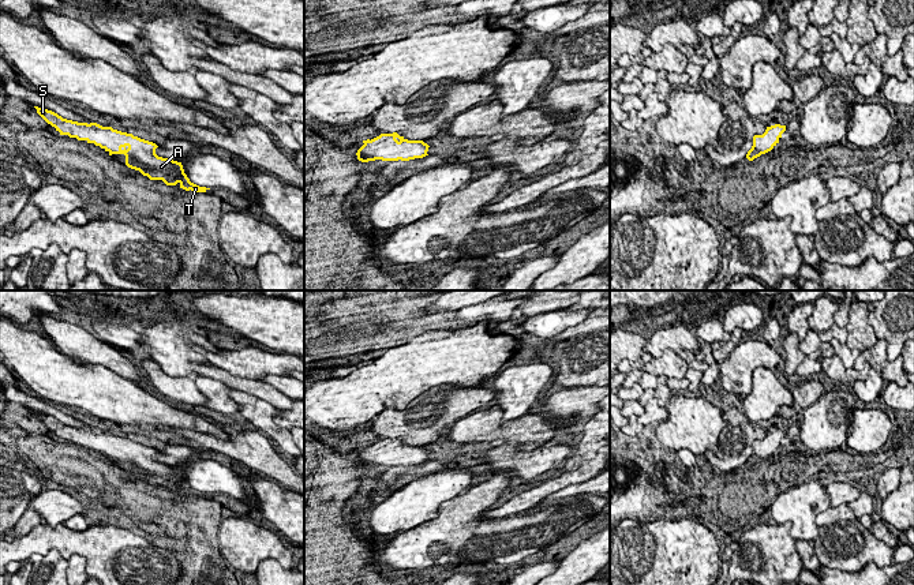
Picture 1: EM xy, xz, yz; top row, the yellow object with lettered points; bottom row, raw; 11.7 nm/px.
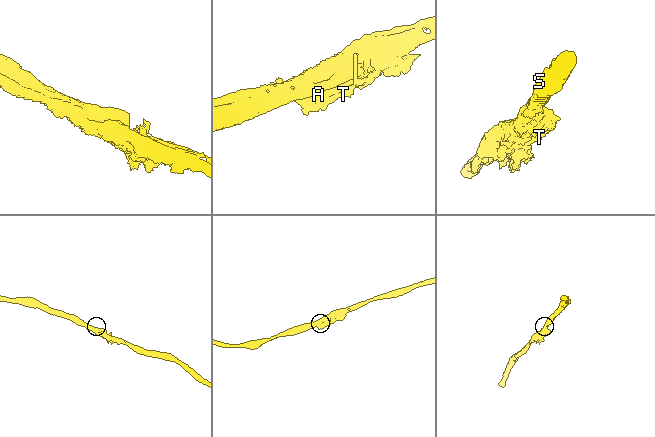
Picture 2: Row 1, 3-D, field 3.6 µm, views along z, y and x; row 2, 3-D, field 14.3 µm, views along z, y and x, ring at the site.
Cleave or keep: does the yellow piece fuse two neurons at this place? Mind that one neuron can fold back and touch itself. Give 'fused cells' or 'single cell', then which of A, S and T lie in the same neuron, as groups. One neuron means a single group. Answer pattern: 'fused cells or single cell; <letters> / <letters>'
single cell; A S T

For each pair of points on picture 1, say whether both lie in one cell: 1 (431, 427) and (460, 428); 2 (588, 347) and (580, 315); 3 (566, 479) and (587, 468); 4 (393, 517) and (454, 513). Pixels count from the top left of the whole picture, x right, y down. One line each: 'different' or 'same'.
1: different
2: different
3: same
4: different

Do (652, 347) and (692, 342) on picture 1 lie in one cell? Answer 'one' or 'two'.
one

